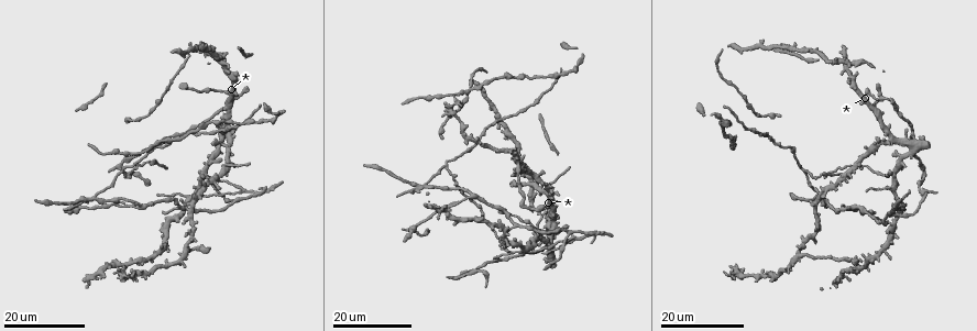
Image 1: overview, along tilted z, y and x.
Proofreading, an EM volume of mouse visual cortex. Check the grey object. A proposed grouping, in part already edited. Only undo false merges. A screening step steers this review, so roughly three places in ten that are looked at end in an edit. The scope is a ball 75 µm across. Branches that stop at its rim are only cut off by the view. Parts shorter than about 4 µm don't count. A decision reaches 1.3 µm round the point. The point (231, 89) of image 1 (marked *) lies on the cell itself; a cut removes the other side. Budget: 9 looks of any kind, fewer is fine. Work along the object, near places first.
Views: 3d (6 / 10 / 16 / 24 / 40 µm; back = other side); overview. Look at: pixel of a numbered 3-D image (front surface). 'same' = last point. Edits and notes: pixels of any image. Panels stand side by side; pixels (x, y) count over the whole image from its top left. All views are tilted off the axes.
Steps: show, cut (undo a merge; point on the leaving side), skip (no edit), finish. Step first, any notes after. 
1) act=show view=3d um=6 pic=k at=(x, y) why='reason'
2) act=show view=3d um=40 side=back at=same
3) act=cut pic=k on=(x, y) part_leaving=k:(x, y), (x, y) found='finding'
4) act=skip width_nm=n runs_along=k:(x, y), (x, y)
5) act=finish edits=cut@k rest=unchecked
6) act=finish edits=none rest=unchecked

act=show view=3d um=16 pic=1 at=(871, 218) why='small branch off a trunk'

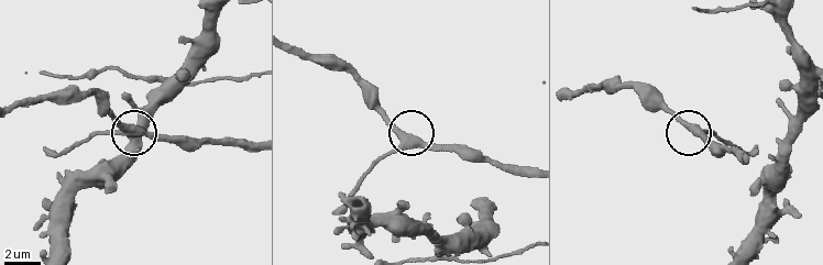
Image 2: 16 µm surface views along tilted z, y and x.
act=show view=3d um=10 pic=2 at=(402, 139)

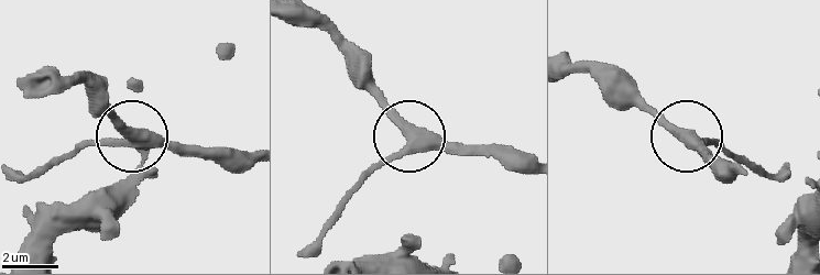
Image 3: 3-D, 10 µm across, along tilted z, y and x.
act=skip width_nm=390 found='all the same cell'

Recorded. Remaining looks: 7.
act=show view=3d um=16 pic=1 at=(536, 238) why='two arms in line, one across'

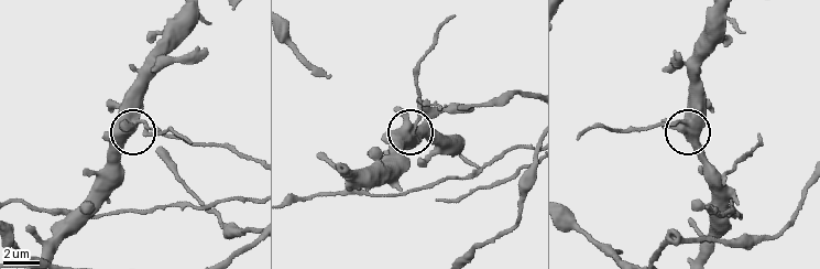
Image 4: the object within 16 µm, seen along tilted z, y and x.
act=show view=3d um=10 pic=4 at=(139, 124) why='zoom in'

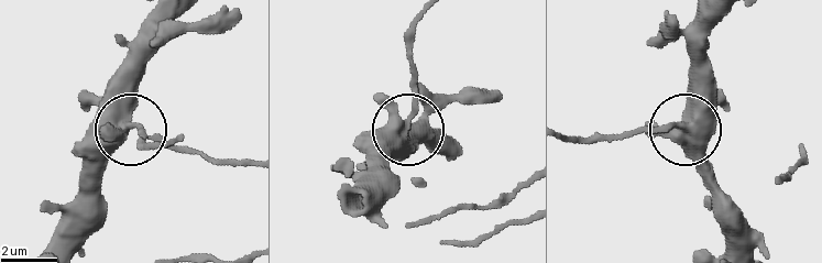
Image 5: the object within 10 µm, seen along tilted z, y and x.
act=skip arms=3 runs_along=5:(729, 12), (707, 40), (703, 101), (689, 122), (592, 137) found='all the same cell'

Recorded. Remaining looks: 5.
act=show view=3d um=24 pic=1 at=(189, 197) why='thin arm on a thick one'

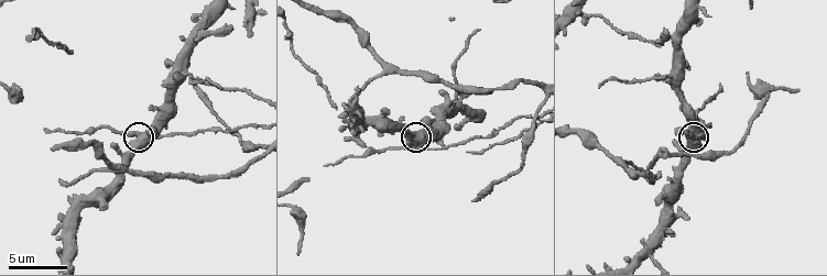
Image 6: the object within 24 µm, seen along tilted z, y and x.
act=show view=3d um=6 pic=6 at=(140, 141)

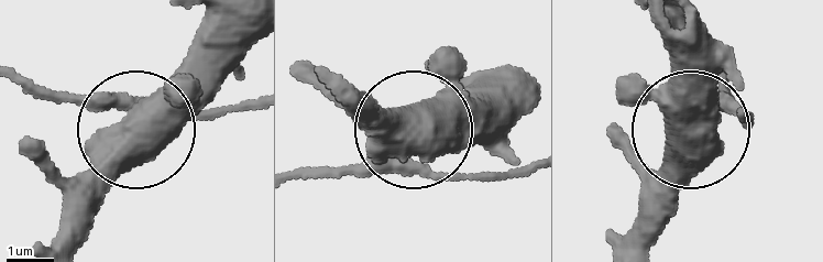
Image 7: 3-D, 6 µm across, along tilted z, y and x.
act=skip found='all the same cell'

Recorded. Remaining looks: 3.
act=show view=3d um=24 pic=1 at=(802, 256)

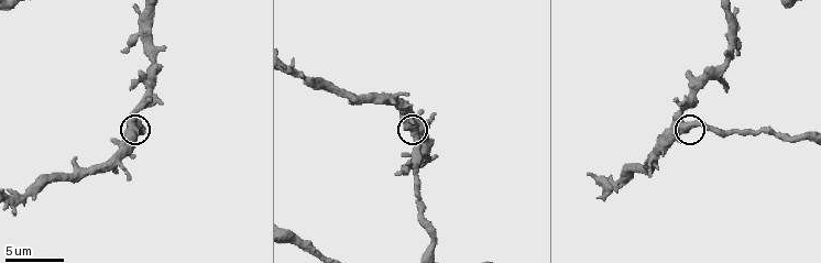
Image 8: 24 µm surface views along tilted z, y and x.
act=show view=3d um=6 pic=8 at=(410, 128)

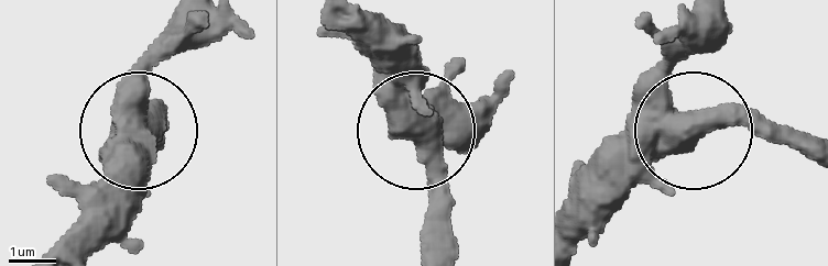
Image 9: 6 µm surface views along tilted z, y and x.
act=cut pic=9 on=(423, 154) part_leaving=9:(402, 98), (433, 187), (434, 246) found='two cells meet here'

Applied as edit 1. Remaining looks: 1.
act=finish edits=cut@9 rest=unchecked

